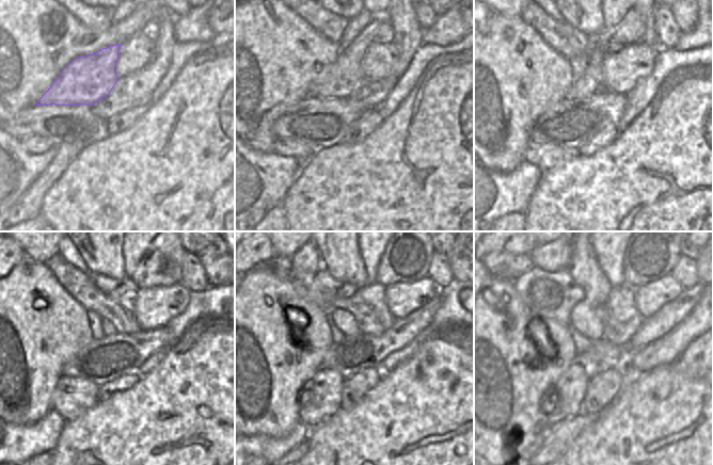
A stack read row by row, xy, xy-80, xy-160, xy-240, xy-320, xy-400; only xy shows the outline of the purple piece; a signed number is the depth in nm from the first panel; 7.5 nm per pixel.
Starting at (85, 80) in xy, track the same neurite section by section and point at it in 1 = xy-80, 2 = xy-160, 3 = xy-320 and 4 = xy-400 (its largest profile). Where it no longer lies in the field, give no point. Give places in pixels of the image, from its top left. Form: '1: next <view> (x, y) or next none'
1: next xy-80 (337, 80)
2: next xy-160 (630, 30)
3: next xy-320 (407, 257)
4: next xy-400 (652, 253)

